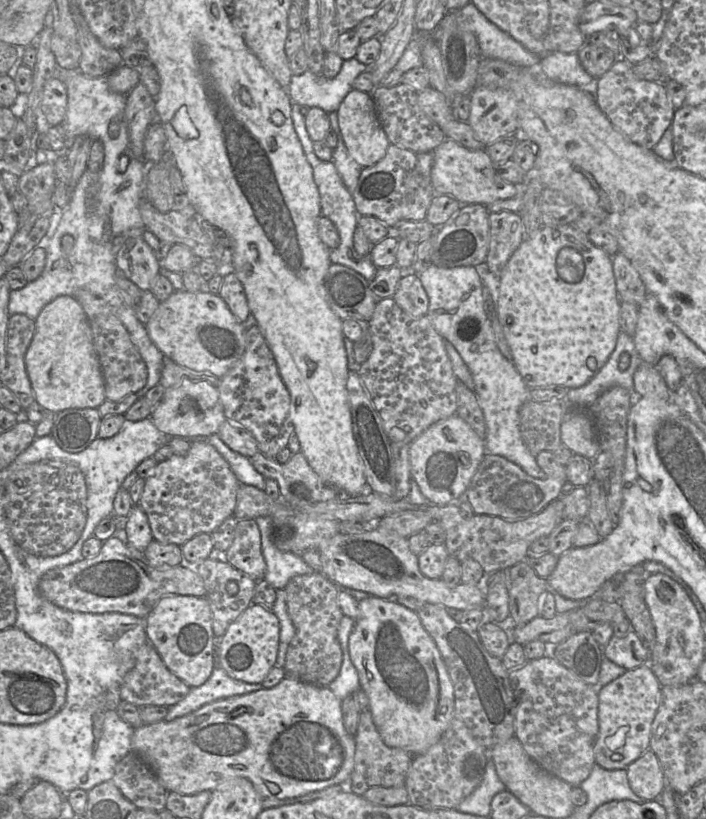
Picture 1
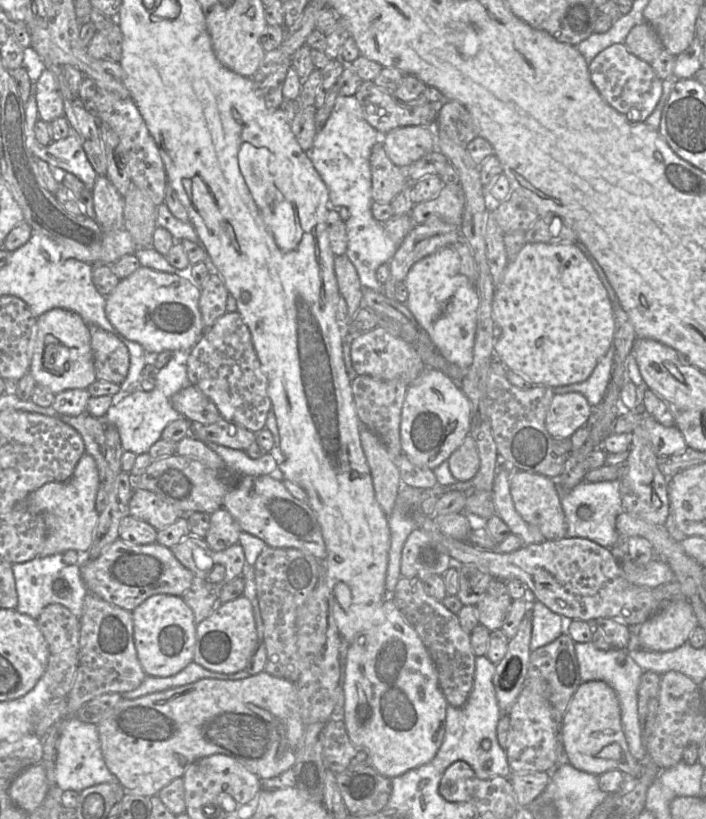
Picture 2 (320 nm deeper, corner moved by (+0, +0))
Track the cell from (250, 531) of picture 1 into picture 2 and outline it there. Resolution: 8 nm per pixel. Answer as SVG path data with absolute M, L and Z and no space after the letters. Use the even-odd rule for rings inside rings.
M223 507L210 515L210 527L204 537L214 551L223 551L239 542L241 529L229 511Z

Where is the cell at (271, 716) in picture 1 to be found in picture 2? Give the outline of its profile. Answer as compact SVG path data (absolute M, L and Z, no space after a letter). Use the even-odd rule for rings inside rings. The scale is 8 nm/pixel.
M265 671L239 680L204 678L190 684L147 694L136 699L122 699L97 724L102 756L109 771L117 778L120 785L127 792L145 796L147 798L157 795L162 788L167 786L174 779L183 777L185 771L192 763L200 758L213 754L225 754L230 756L244 765L260 780L276 777L286 770L291 769L294 765L296 748L304 733L305 727L306 726L301 719L299 700L295 685L287 679L272 676Z

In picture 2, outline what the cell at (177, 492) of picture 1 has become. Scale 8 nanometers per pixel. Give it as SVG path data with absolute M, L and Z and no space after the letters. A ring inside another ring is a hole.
M145 489L133 491L126 511L131 516L146 521L158 531L168 527L179 517L186 516L177 507Z

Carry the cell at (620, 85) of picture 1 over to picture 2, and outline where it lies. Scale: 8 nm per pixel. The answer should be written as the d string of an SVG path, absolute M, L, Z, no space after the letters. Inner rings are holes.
M613 44L601 51L589 64L590 79L602 98L631 122L644 122L661 97L663 86L647 62L627 51L624 44Z

